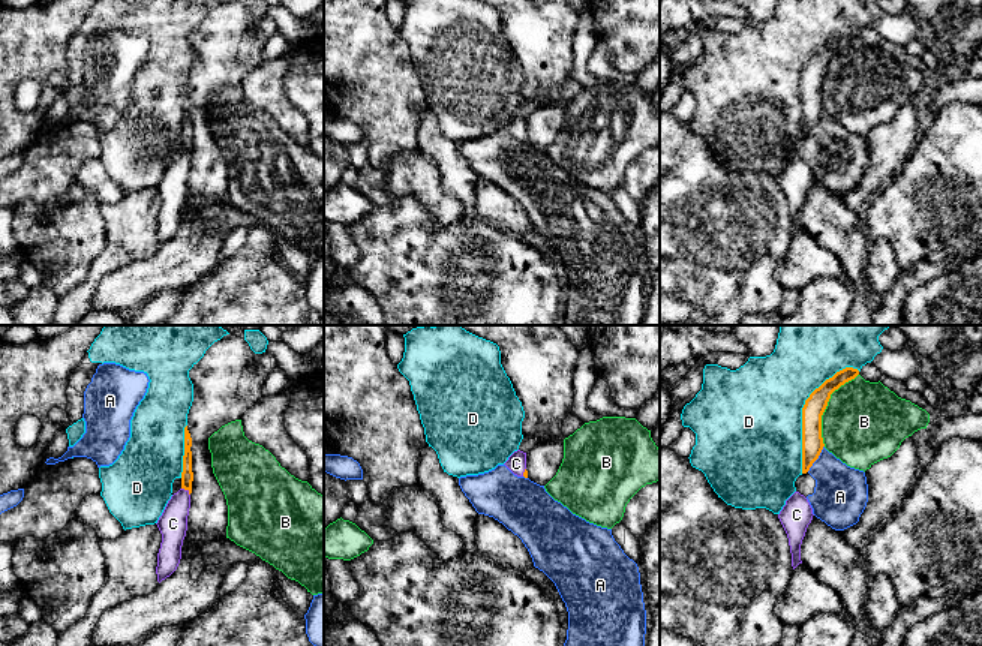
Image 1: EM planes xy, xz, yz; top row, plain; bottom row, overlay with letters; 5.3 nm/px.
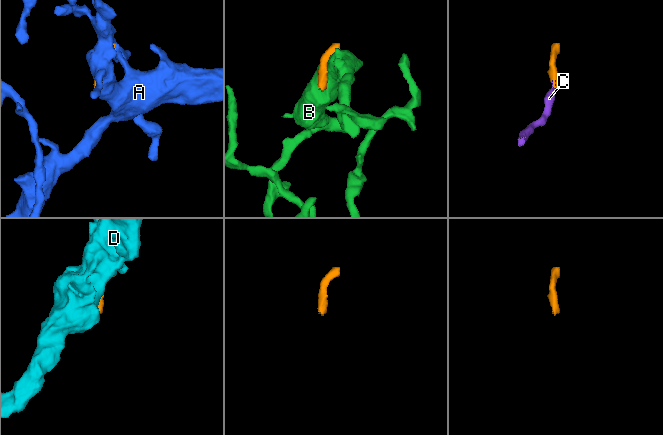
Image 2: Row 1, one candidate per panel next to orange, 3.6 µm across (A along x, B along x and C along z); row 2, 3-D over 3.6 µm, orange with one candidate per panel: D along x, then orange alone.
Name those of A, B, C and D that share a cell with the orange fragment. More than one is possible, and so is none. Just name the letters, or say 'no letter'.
C

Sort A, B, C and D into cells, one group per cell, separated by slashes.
A / B / C / D

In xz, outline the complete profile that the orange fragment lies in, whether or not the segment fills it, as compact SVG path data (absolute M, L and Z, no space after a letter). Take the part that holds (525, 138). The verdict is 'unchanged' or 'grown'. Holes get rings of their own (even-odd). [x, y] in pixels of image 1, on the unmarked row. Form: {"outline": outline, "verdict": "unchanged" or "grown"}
{"outline": "M517 114L504 127L514 139L528 142L526 117Z", "verdict": "grown"}

